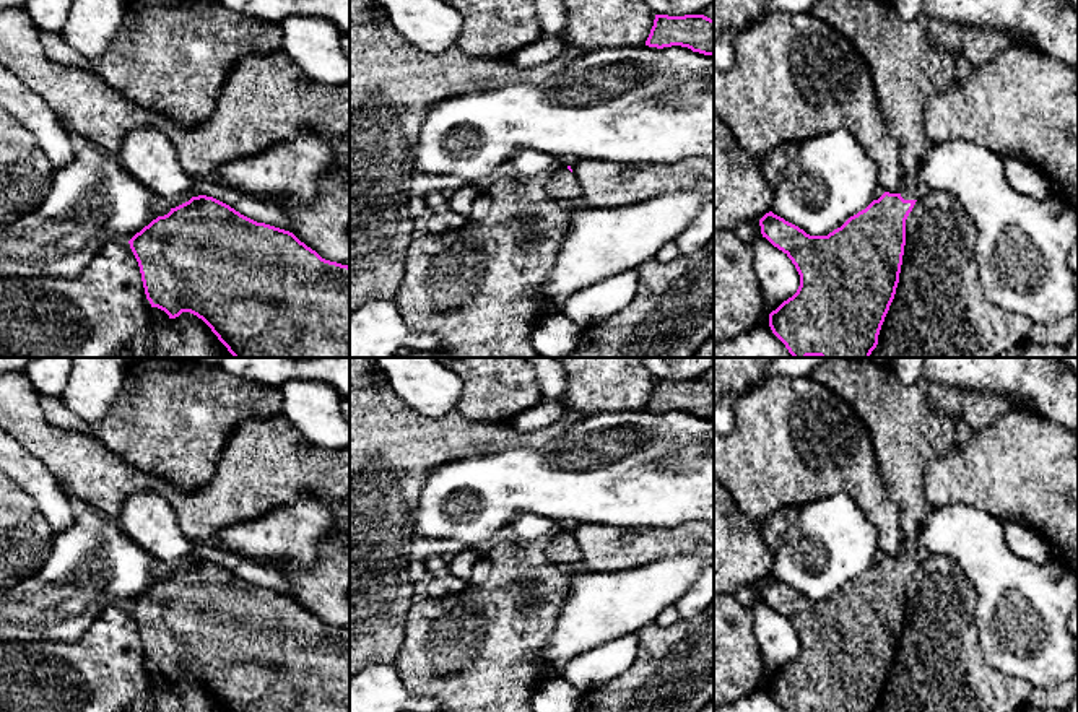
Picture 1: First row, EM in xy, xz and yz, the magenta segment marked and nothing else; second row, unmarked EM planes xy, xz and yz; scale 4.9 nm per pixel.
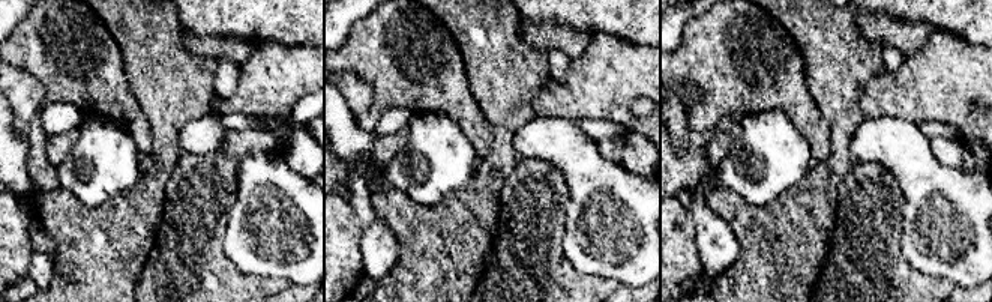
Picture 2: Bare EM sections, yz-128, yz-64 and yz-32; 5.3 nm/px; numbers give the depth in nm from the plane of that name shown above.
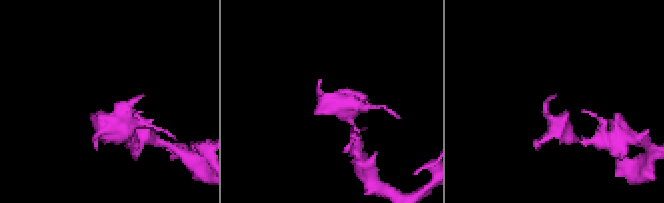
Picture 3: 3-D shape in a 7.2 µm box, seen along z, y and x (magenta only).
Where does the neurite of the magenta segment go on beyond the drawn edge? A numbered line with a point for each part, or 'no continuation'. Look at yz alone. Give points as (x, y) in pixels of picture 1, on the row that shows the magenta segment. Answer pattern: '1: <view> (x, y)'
1: yz (906, 65)

